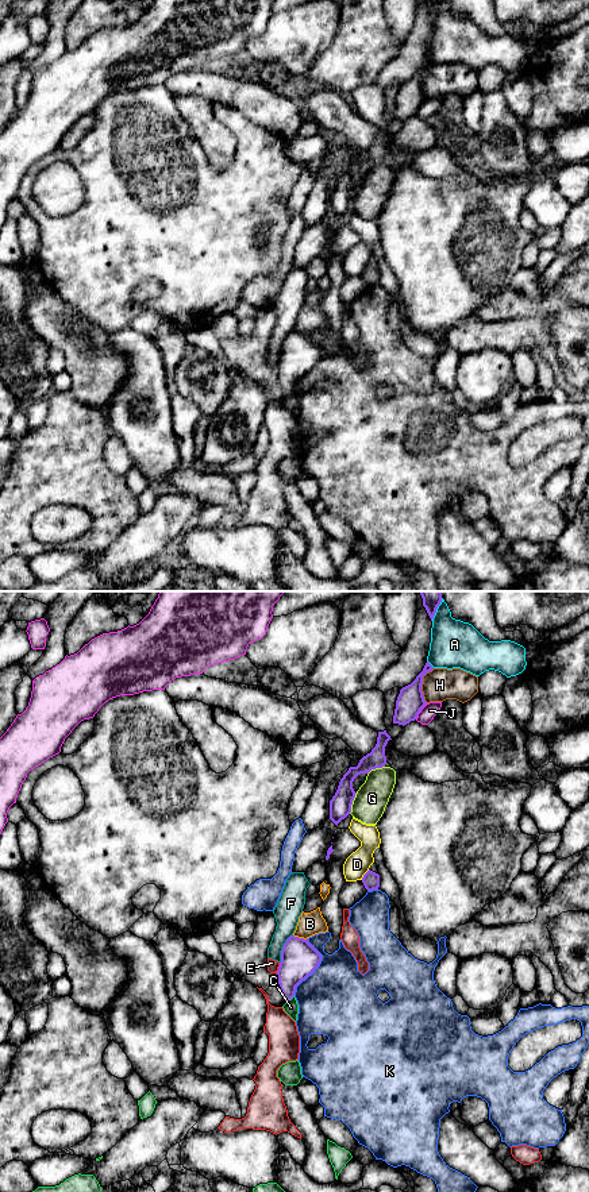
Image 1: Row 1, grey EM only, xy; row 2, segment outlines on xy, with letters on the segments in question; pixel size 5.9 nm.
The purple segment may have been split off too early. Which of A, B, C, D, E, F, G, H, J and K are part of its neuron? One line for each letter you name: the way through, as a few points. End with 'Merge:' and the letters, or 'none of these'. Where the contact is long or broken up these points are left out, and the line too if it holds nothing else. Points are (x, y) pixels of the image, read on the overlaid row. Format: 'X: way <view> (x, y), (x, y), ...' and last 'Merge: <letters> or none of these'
Merge: none of these

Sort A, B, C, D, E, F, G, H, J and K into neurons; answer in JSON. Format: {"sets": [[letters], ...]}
{"sets": [["A"], ["B"], ["C"], ["D", "E", "F"], ["G"], ["H"], ["J"], ["K"]]}

